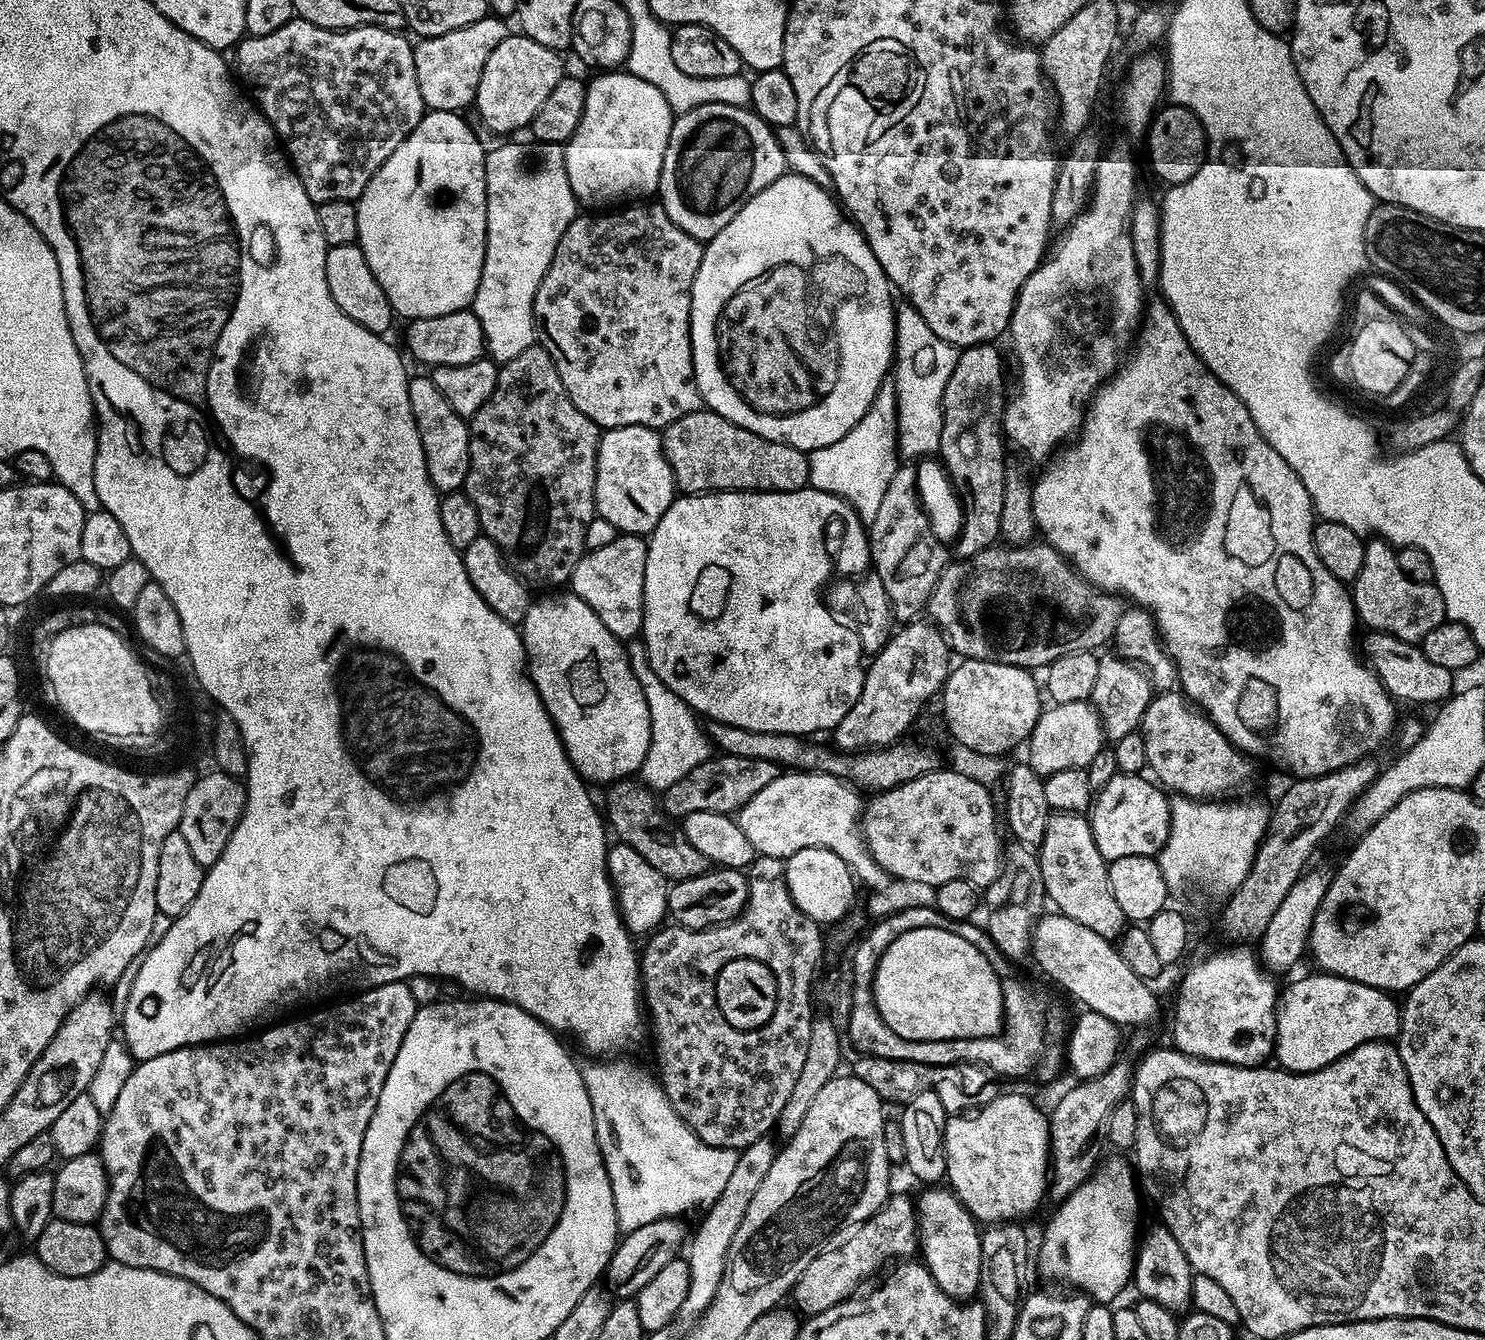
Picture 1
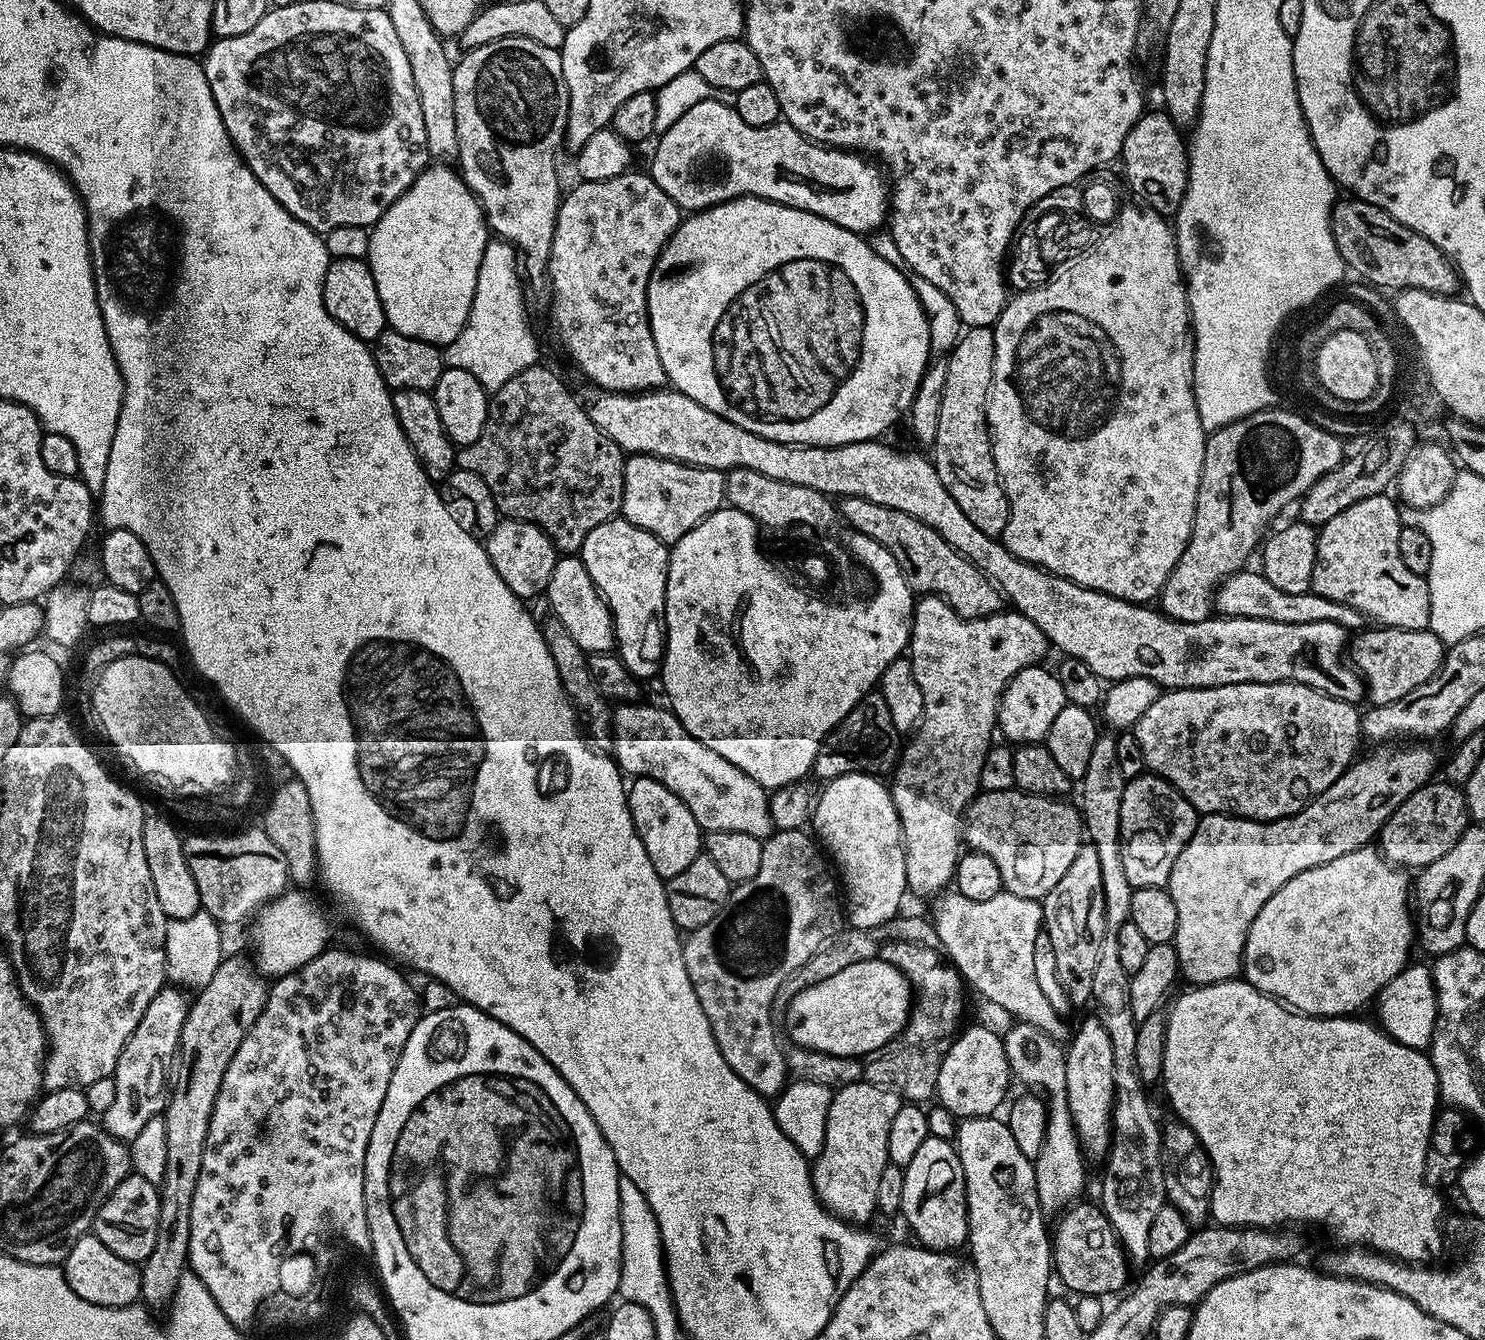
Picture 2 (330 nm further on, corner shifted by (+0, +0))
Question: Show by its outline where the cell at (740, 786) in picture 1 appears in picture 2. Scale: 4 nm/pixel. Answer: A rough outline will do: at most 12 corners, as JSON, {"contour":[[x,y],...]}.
{"contour":[[873,690],[822,741],[811,775],[884,778],[902,733]]}

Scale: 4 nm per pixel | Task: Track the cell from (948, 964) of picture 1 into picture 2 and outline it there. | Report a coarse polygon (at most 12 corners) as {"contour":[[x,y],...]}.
{"contour":[[854,962],[788,1001],[788,1040],[871,1057],[906,1026],[912,984]]}

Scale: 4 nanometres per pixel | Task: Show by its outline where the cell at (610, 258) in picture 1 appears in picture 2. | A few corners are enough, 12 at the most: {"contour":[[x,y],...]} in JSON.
{"contour":[[647,171],[563,193],[552,324],[600,392],[665,387],[649,280],[682,210]]}

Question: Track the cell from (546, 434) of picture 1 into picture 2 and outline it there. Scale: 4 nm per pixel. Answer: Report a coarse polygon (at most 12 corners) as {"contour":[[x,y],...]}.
{"contour":[[540,362],[459,467],[560,554],[621,515],[622,449]]}

